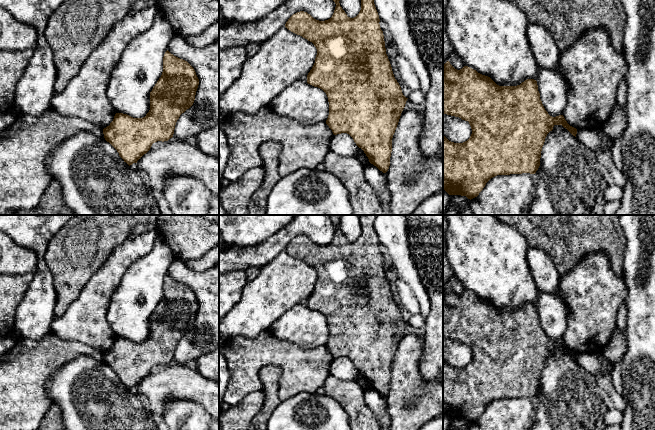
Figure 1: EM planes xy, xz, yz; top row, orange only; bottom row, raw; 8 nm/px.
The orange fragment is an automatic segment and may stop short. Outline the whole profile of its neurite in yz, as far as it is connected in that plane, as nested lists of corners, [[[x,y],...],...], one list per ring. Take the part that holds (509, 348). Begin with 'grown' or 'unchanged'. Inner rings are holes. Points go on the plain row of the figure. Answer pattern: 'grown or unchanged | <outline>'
unchanged | [[[447,285],[443,289],[443,337],[459,341],[462,344],[468,345],[472,353],[472,358],[470,362],[463,367],[451,366],[443,359],[443,413],[449,419],[466,420],[470,424],[477,421],[485,411],[486,407],[491,402],[497,399],[510,399],[522,397],[535,398],[540,390],[541,375],[545,366],[545,362],[547,358],[553,354],[553,351],[555,349],[562,349],[575,361],[577,358],[577,353],[570,350],[563,339],[552,341],[548,338],[540,323],[540,317],[538,315],[538,309],[536,304],[527,303],[517,310],[499,310],[490,301],[482,299],[468,290],[464,290],[462,293],[457,294],[450,288],[449,285]]]

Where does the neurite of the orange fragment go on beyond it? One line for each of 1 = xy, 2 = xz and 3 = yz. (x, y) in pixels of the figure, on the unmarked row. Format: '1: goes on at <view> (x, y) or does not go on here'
1: does not go on here
2: does not go on here
3: does not go on here

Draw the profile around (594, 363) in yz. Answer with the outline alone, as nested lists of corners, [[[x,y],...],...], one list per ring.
[[[578,353],[576,362],[579,366],[586,369],[595,376],[606,369],[610,373],[614,365],[603,355],[603,353]]]

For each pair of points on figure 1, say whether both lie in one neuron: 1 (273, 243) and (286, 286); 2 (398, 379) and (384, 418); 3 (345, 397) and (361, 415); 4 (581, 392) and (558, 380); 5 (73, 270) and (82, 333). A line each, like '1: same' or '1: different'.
1: different
2: different
3: same
4: same
5: different

